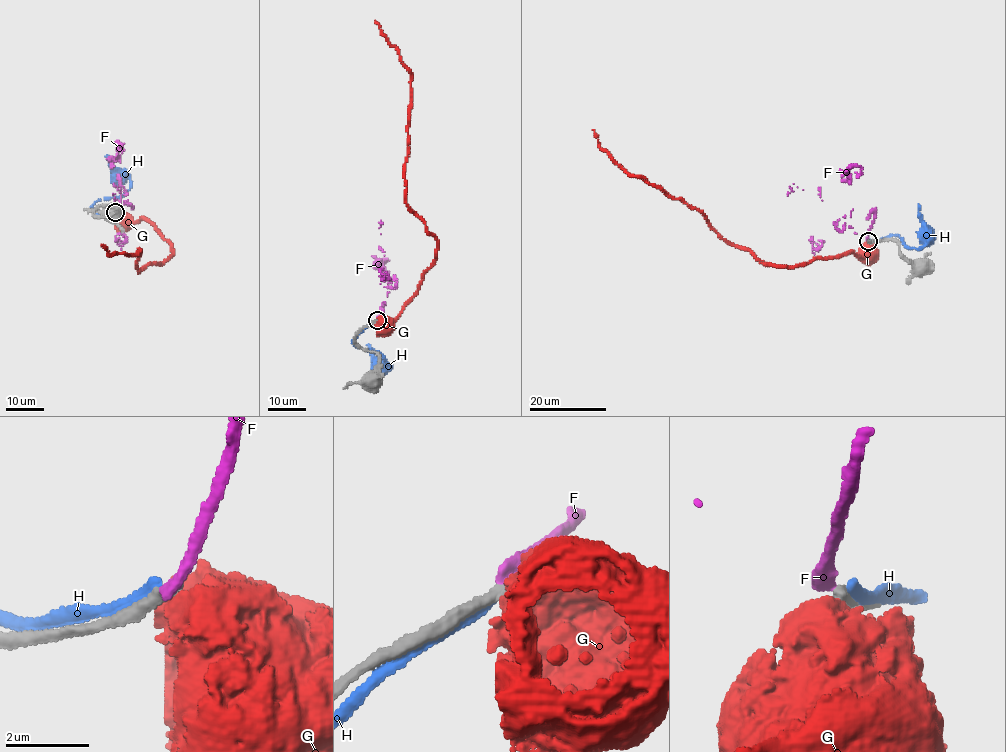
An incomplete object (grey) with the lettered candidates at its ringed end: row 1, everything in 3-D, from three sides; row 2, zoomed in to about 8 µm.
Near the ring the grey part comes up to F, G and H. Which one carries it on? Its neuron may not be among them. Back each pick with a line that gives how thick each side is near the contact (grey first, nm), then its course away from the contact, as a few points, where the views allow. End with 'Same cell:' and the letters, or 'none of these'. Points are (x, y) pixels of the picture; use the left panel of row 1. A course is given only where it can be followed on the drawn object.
Same cell: none of these

